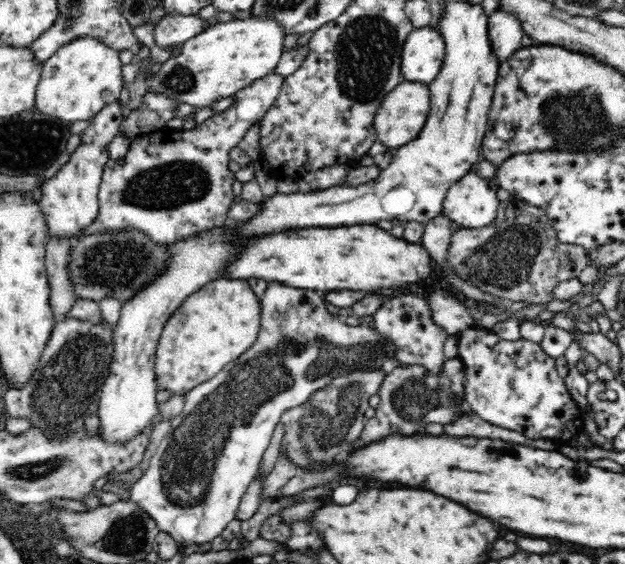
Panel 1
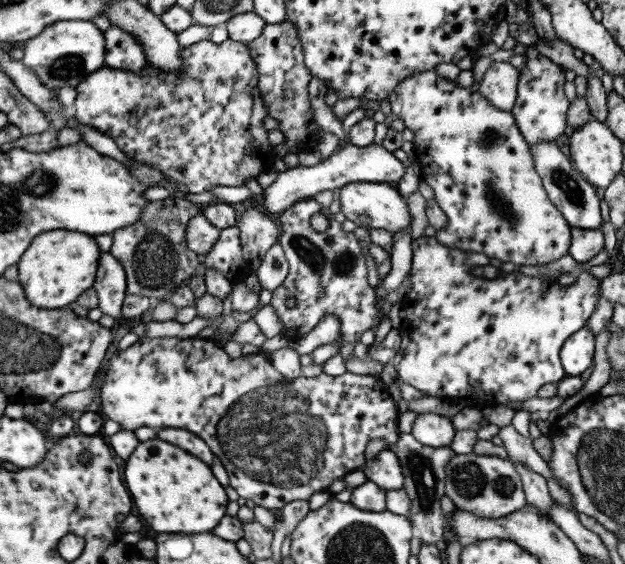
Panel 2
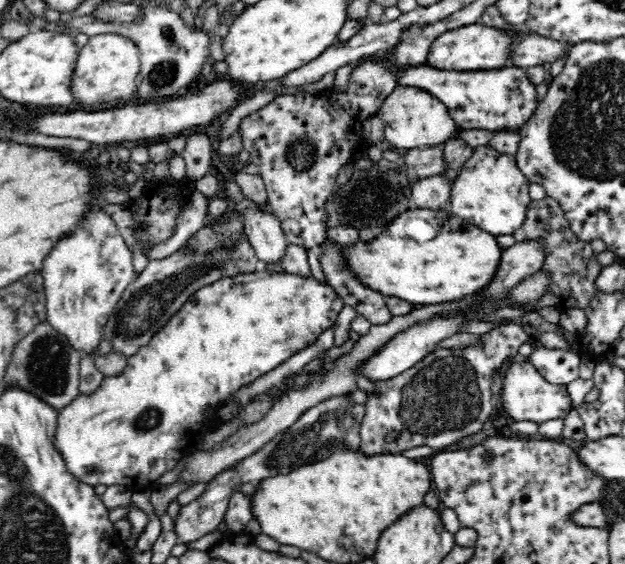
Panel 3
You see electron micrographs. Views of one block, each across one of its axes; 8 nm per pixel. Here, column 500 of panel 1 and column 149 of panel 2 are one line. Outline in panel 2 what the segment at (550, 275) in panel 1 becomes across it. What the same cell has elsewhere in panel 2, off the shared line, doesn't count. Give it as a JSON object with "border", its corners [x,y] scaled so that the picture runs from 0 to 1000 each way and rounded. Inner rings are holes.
{"border":[[[280,342],[261,355],[237,356],[221,392],[176,415],[181,433],[173,450],[197,473],[202,523],[218,521],[253,535],[320,482],[323,454],[302,443],[294,408],[302,387],[322,376],[323,369],[323,363]]]}

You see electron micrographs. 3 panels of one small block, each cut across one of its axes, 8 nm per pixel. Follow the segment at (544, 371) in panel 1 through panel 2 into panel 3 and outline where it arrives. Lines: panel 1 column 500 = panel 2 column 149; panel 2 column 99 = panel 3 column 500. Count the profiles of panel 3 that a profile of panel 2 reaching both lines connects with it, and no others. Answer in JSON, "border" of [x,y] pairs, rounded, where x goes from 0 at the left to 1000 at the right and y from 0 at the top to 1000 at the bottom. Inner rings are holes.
{"border":[[[845,635],[837,640],[821,638],[803,667],[802,683],[803,691],[795,691],[794,697],[800,699],[795,702],[803,723],[800,730],[826,748],[848,745],[864,754],[877,745],[902,745],[918,722],[907,686],[874,677]]]}

